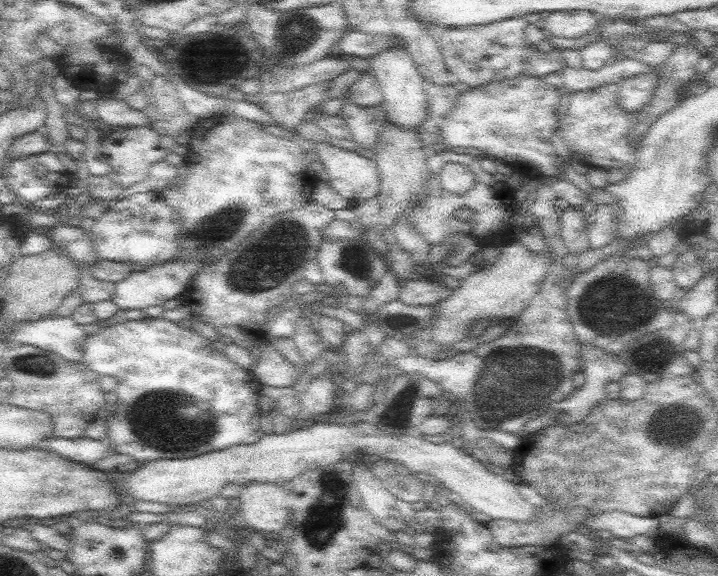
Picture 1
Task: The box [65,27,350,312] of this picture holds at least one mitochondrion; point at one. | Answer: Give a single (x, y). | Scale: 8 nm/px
(254, 266)

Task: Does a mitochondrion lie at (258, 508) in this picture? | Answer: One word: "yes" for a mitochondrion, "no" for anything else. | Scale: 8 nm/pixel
no

